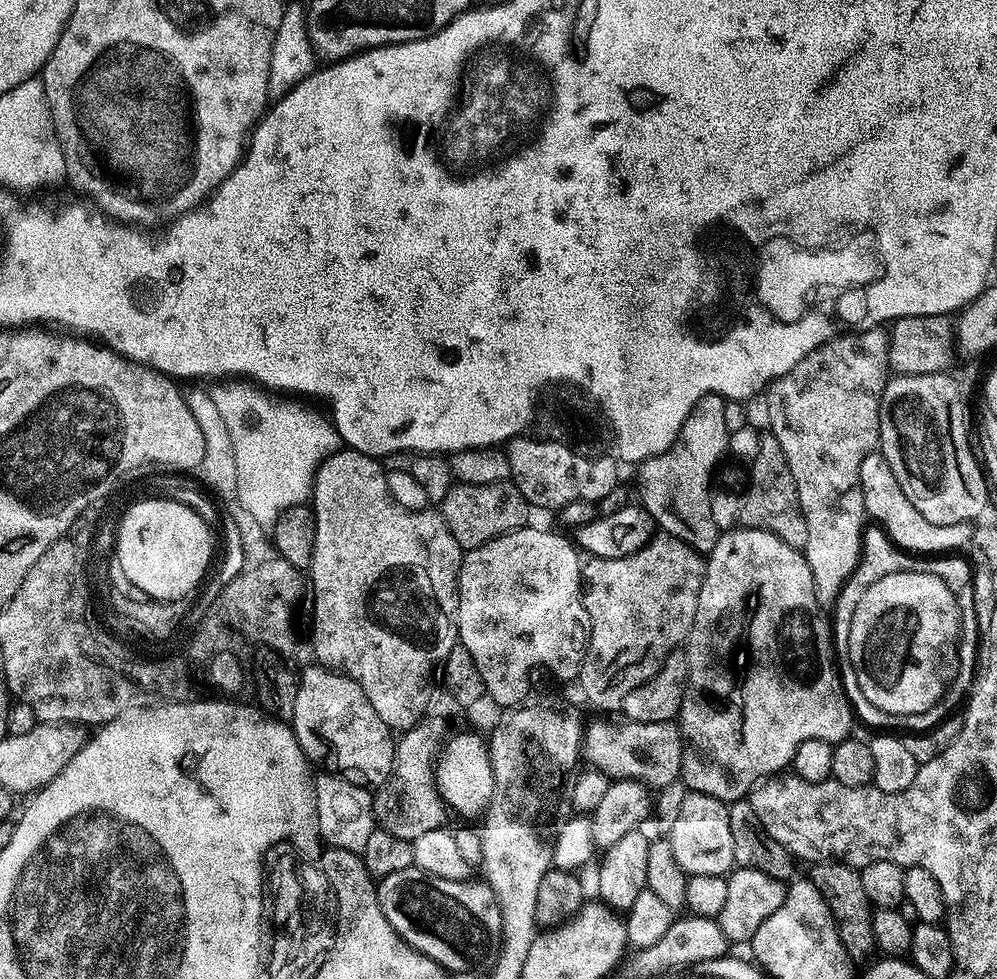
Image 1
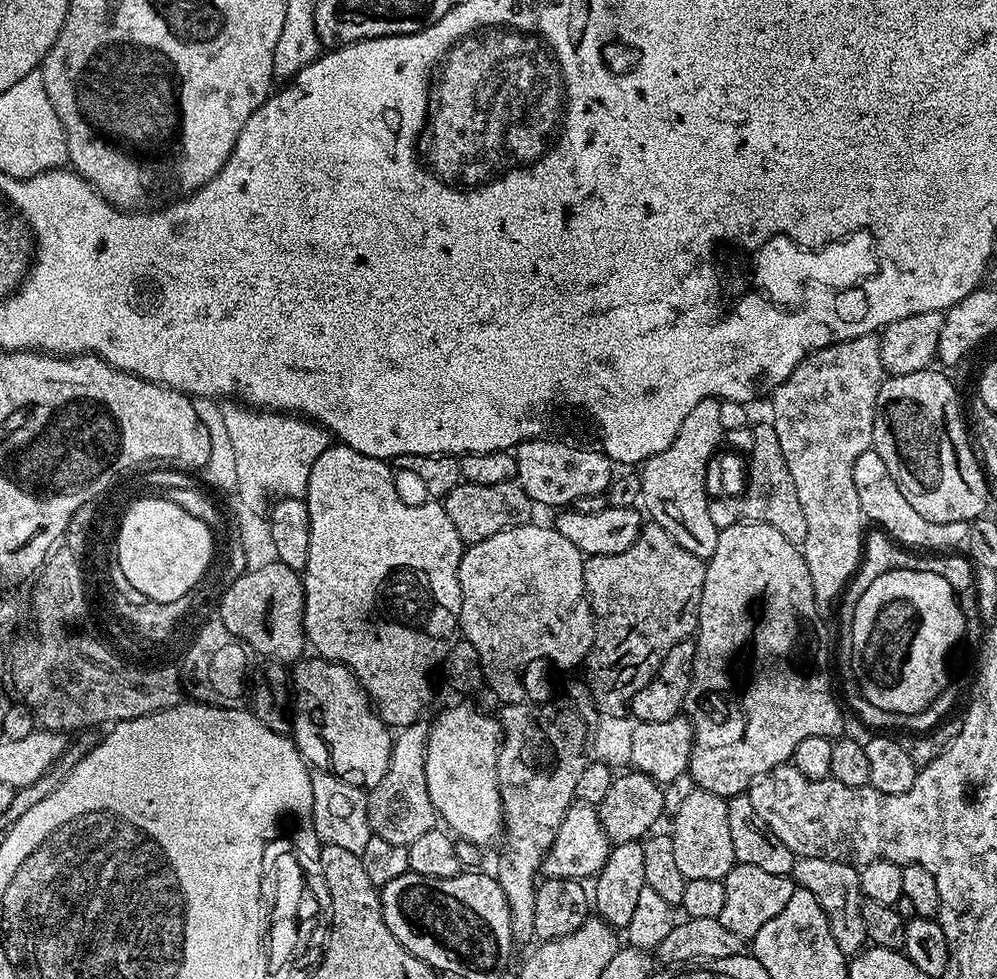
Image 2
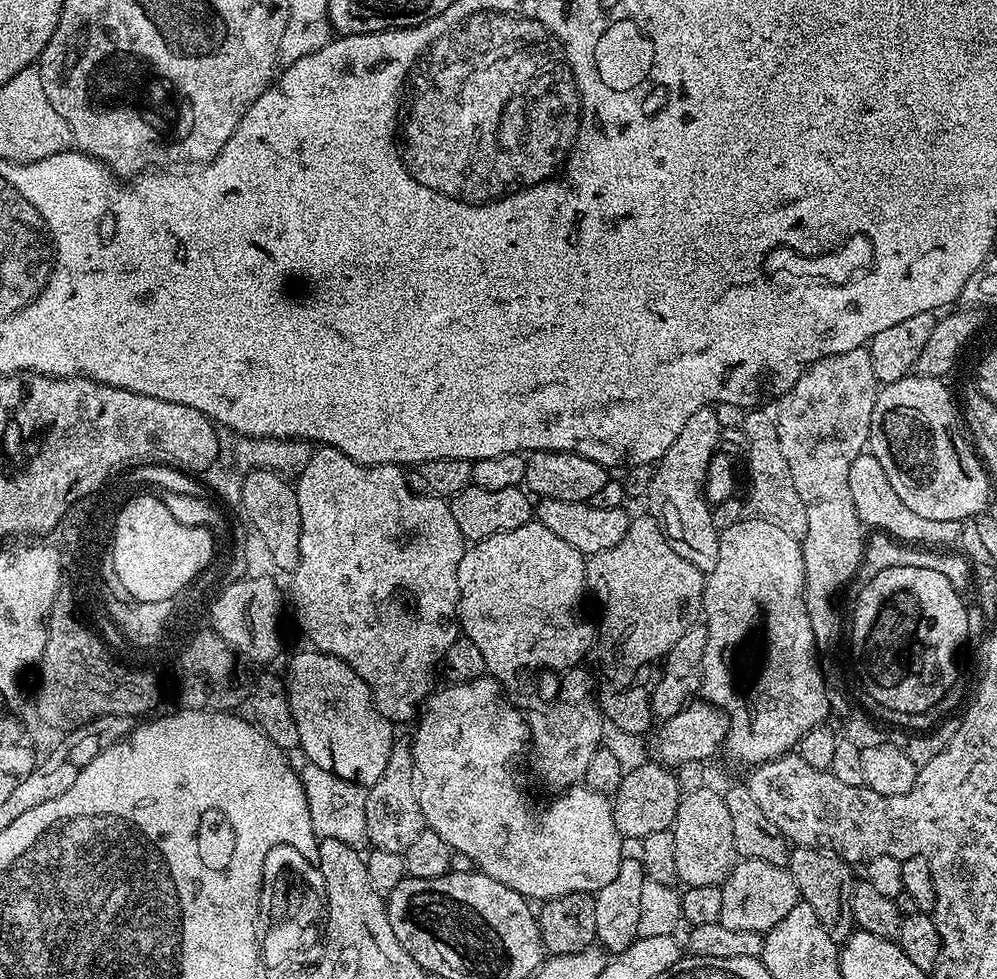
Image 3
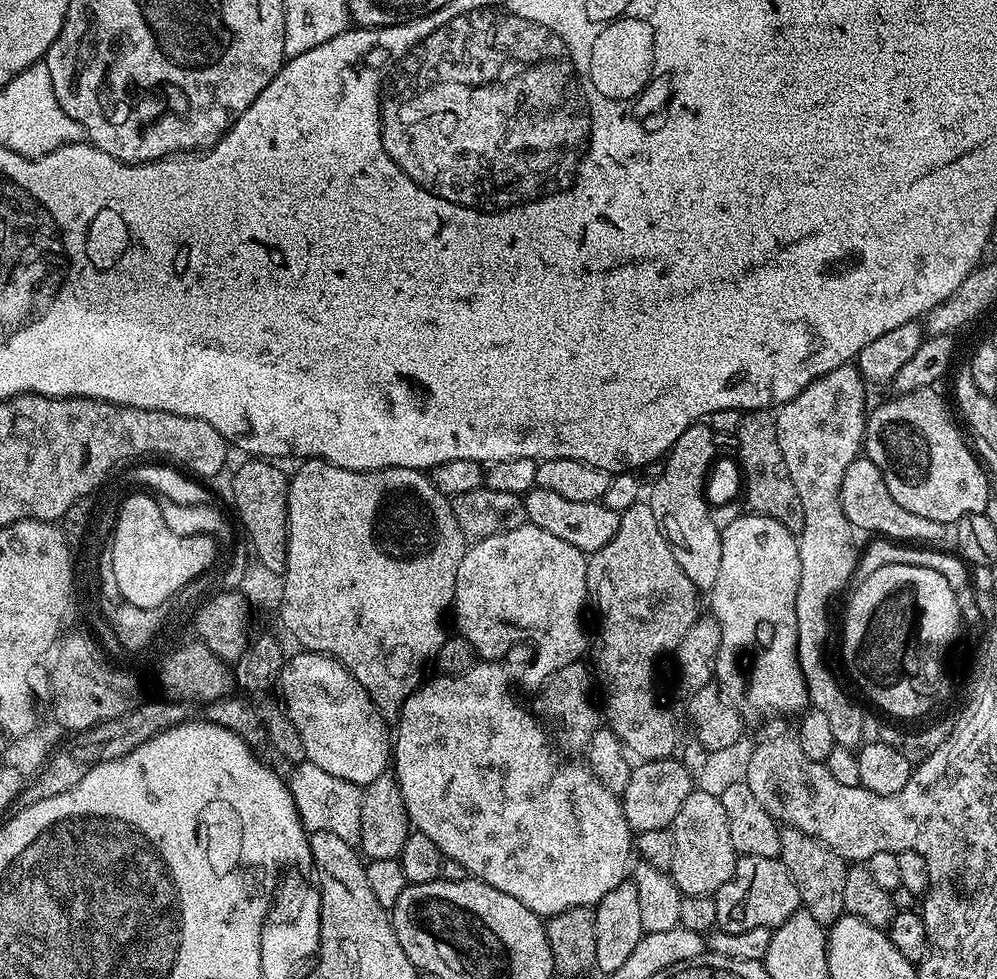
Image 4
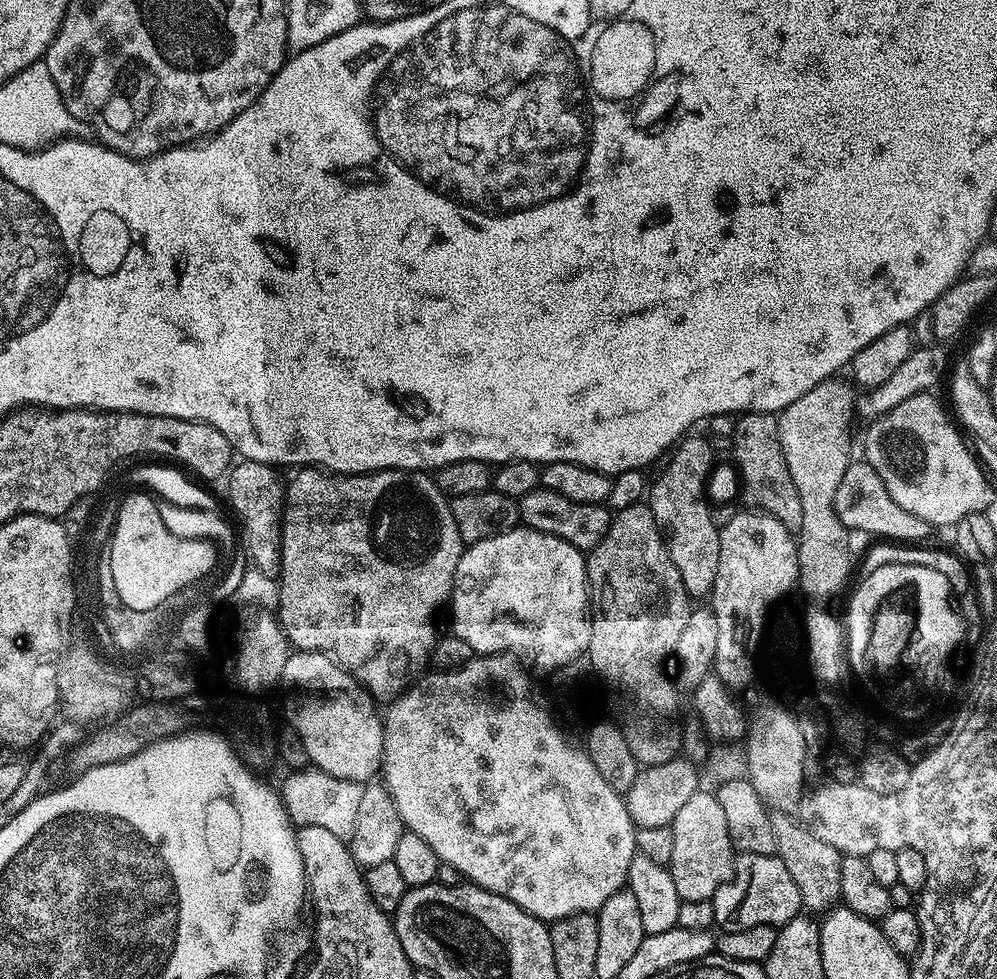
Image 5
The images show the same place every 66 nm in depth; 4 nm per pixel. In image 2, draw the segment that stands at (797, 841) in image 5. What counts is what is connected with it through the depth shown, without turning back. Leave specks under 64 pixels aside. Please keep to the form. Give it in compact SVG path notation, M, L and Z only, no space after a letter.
M801 856L792 867L791 877L799 887L810 890L818 898L818 902L830 922L834 942L838 942L838 950L842 950L845 957L848 958L863 952L869 943L869 938L866 934L865 899L860 893L859 871L851 864L843 864L830 858Z

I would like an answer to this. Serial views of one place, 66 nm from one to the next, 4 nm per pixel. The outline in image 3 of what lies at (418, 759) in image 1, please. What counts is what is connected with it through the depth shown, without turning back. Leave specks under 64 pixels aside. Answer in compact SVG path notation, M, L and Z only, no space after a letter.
M397 739L392 746L390 762L386 762L386 770L382 770L382 778L374 782L367 789L368 797L366 798L366 834L368 835L367 843L372 848L385 848L391 852L401 854L418 838L420 832L425 831L426 825L424 815L420 809L420 797L418 795L418 784L414 779L414 769L412 766L412 749L407 739Z

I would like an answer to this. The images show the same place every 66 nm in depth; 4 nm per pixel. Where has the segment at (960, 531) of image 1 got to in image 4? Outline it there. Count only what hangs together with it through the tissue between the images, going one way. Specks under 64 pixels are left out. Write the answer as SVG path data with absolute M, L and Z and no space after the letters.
M864 454L857 456L854 462L850 462L850 466L846 466L846 474L842 477L840 501L842 514L846 514L853 529L860 531L861 528L862 531L872 532L868 534L875 534L880 538L897 542L940 542L936 540L942 539L946 532L945 525L934 522L930 518L922 518L922 514L910 514L906 506L898 506L898 502L894 502L894 494L890 494L890 486L886 486L886 478L882 478L882 470L878 470L878 466L874 466L874 462Z

